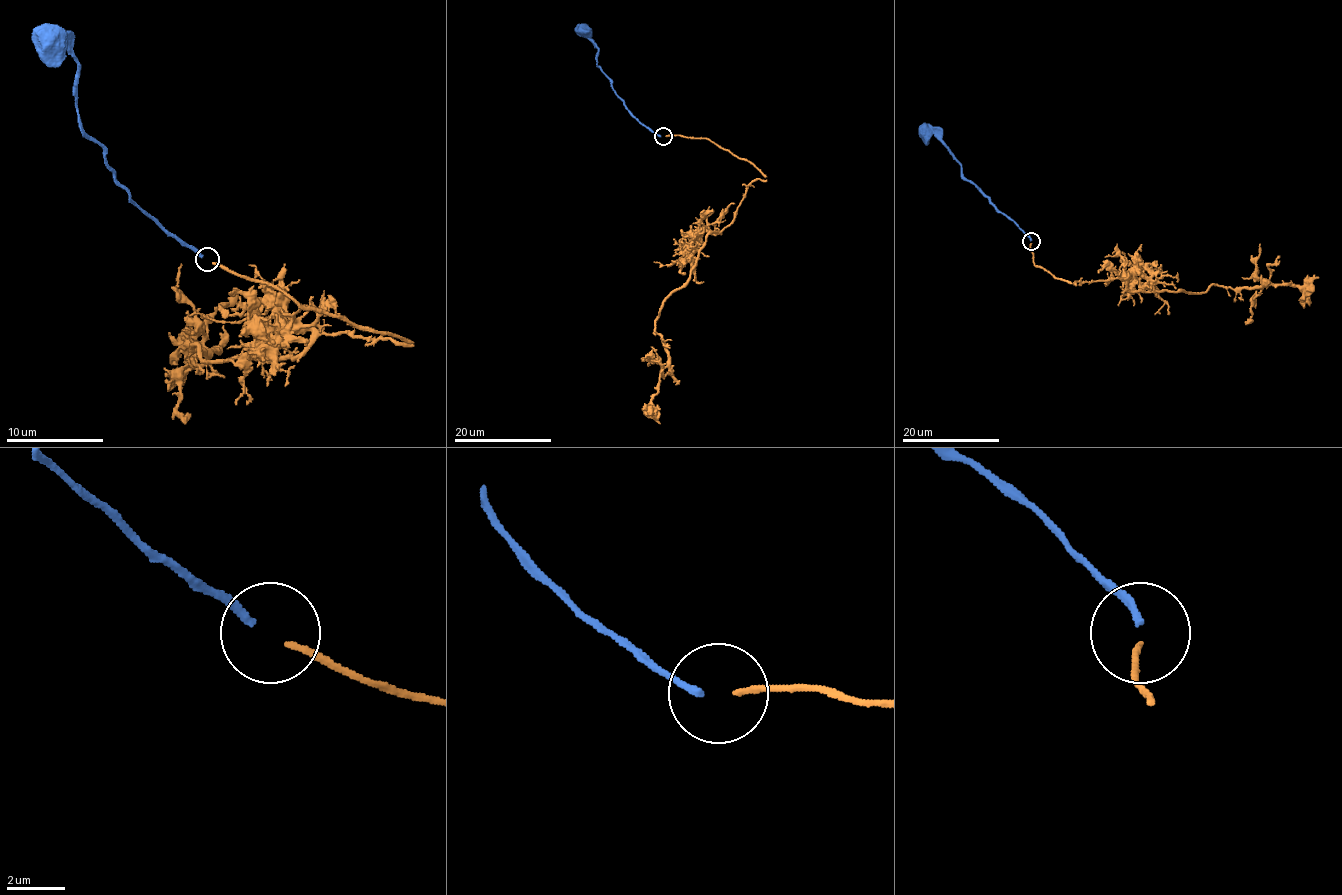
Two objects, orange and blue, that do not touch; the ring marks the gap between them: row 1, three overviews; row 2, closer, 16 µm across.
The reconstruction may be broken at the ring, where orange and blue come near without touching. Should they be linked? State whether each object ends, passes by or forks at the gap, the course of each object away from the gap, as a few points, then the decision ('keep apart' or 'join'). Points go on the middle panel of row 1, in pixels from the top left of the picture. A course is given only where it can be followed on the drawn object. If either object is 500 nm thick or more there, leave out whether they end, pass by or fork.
orange ends | blue ends | orange via (666, 135), (708, 138), (764, 177), (663, 302), (656, 332), (668, 365), (642, 409) | blue via (661, 135), (645, 127), (617, 95), (612, 81), (597, 66), (597, 48), (581, 33) | join

